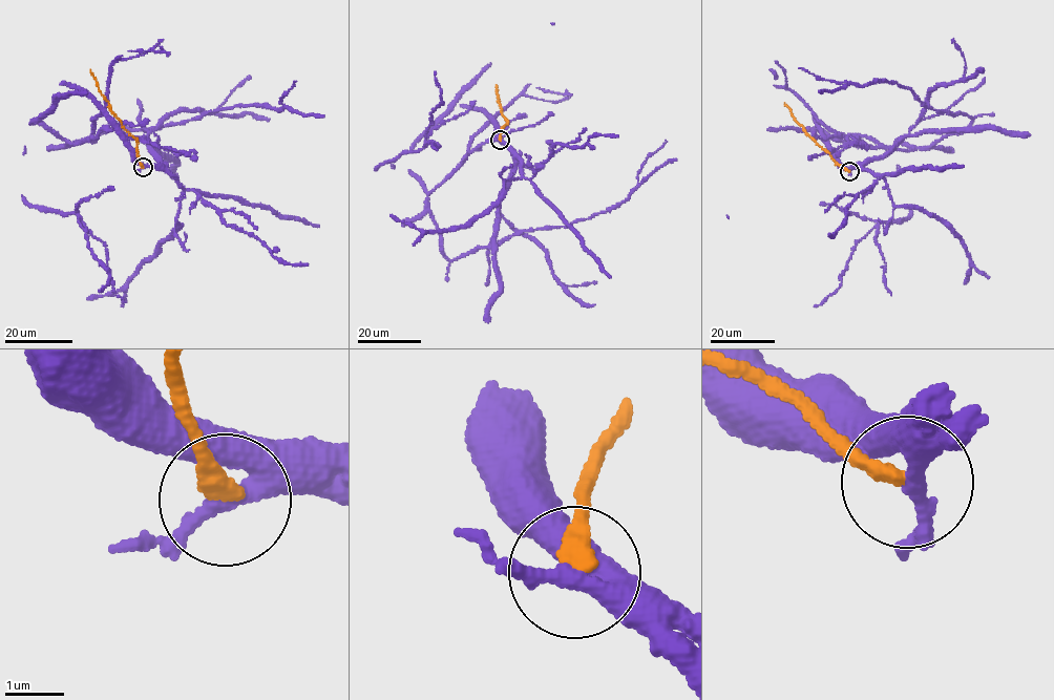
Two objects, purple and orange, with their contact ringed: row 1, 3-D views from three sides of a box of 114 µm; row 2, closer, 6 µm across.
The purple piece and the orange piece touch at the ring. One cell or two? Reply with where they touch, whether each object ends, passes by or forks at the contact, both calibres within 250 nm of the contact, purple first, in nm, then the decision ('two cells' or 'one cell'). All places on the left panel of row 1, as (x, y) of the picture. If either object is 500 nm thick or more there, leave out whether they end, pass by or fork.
at (143, 167); purple passes by; orange ends there; 320 nm thick on the purple side, 300 nm on the other; two cells

